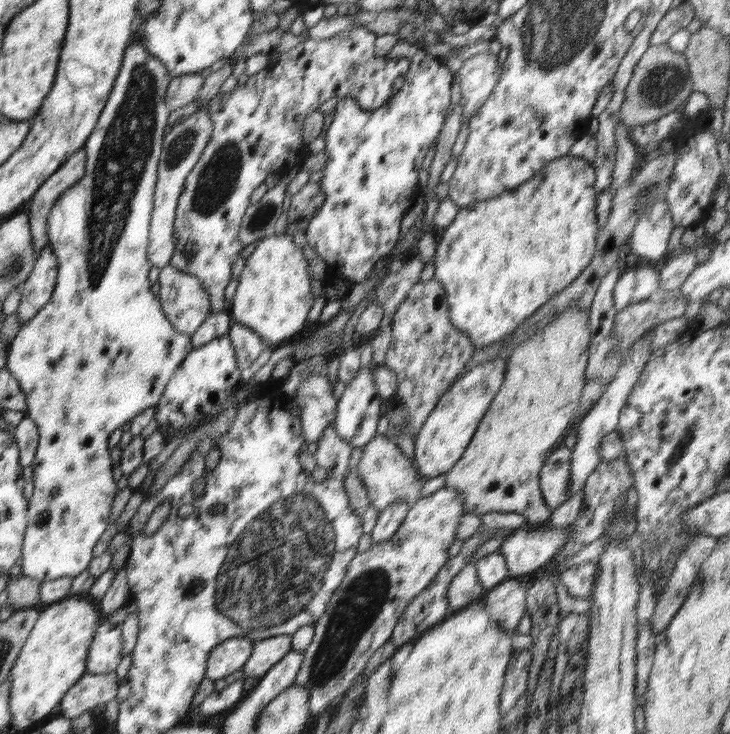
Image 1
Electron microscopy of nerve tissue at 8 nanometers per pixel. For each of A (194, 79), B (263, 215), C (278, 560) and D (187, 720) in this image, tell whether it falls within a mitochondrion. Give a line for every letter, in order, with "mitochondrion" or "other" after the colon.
A: other
B: mitochondrion
C: mitochondrion
D: other

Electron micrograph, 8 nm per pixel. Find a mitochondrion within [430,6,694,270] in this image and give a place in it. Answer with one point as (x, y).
(662, 84)

